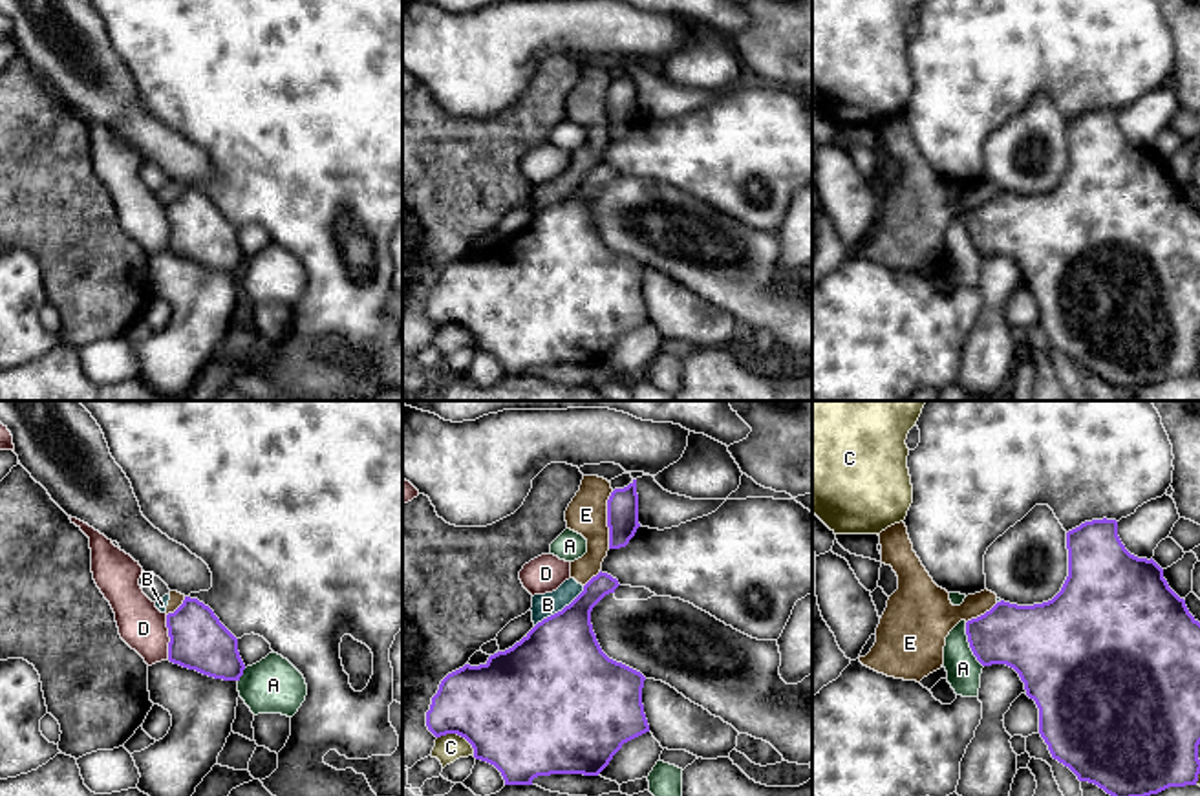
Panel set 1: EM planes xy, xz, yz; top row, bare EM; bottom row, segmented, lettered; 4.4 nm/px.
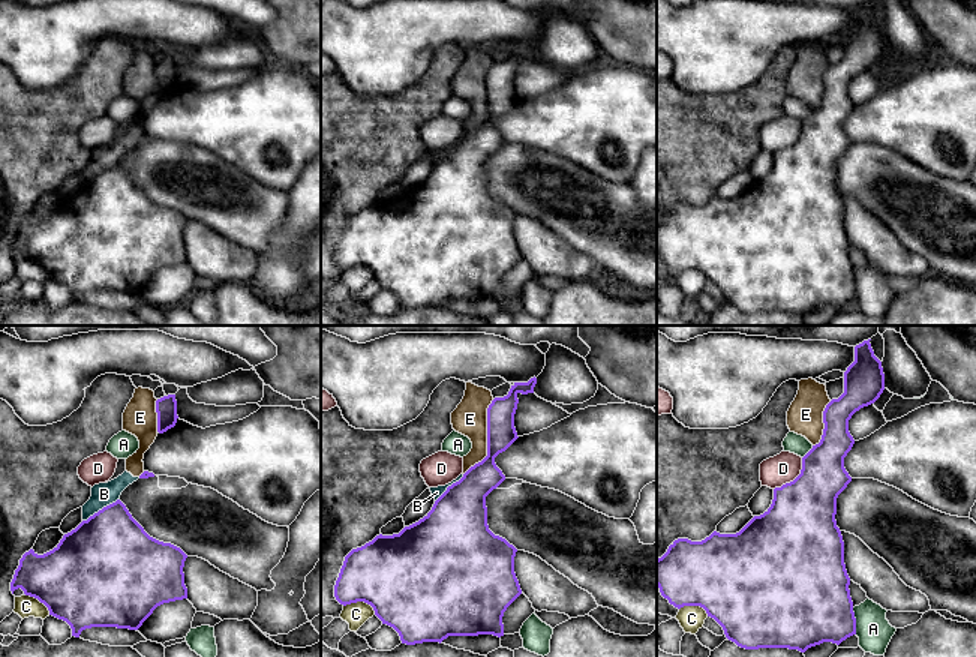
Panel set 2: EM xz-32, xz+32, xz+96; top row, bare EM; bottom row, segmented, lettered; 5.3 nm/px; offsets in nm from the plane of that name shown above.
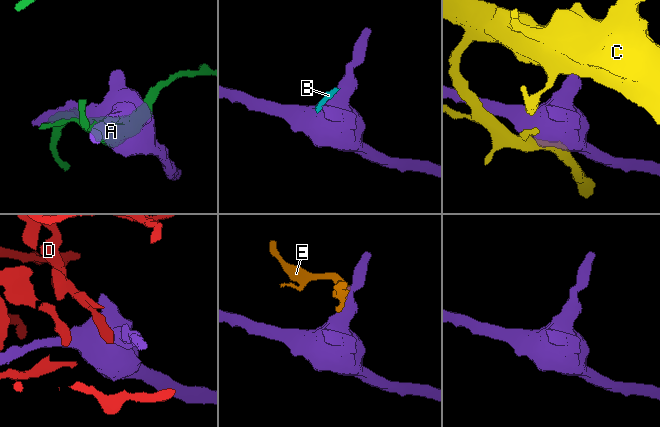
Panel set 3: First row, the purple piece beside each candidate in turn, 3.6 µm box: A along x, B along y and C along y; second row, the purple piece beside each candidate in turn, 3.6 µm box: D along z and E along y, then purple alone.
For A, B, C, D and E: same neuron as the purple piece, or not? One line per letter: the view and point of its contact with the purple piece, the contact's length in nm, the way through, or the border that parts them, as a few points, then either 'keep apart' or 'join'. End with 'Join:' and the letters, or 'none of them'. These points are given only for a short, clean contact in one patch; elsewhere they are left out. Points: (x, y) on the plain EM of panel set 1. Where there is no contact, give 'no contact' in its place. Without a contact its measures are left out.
A: yz (970, 235) | 220 nm | keep apart
B: xz (562, 200) | 280 nm | keep apart
C: xz (460, 324) | 190 nm | keep apart
D: xy (169, 225) | 200 nm | keep apart
E: xz (608, 110) | 260 nm | along xz (613, 81), (608, 90), (608, 138) | keep apart
Join: none of them

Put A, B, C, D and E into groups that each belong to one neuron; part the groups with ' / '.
A / B E / C / D

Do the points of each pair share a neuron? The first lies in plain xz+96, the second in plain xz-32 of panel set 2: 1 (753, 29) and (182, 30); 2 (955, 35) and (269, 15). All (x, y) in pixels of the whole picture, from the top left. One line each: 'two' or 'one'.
1: one
2: two

